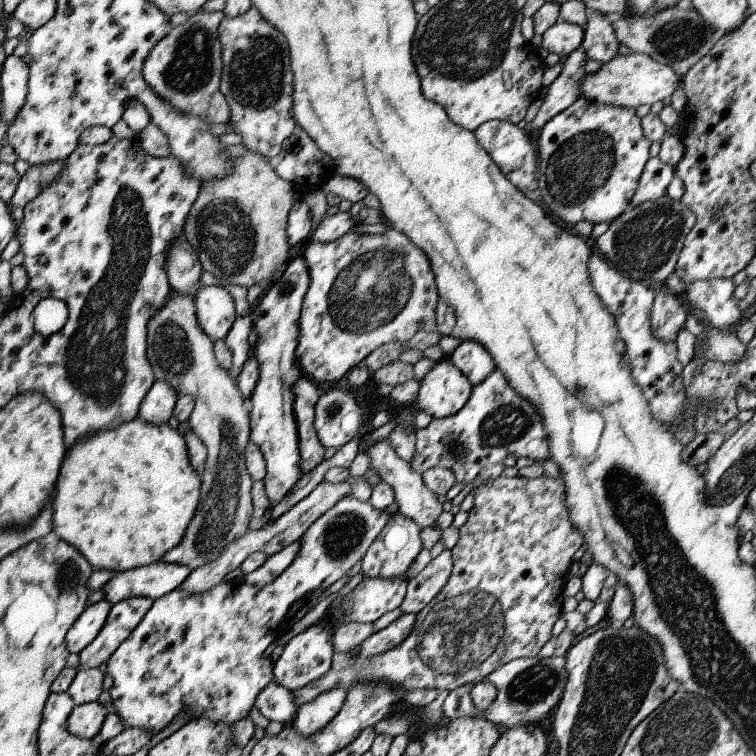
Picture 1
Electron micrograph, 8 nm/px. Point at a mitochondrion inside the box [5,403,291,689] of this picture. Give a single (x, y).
(67, 572)

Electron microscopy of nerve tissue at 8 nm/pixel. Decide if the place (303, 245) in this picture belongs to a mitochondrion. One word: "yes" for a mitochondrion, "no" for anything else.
no

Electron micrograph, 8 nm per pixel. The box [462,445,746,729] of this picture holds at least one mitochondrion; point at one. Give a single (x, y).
(533, 685)

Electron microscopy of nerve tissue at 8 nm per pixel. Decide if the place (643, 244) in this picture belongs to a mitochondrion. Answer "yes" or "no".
yes

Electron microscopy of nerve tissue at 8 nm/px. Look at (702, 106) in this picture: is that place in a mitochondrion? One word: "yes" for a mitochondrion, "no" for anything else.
no

